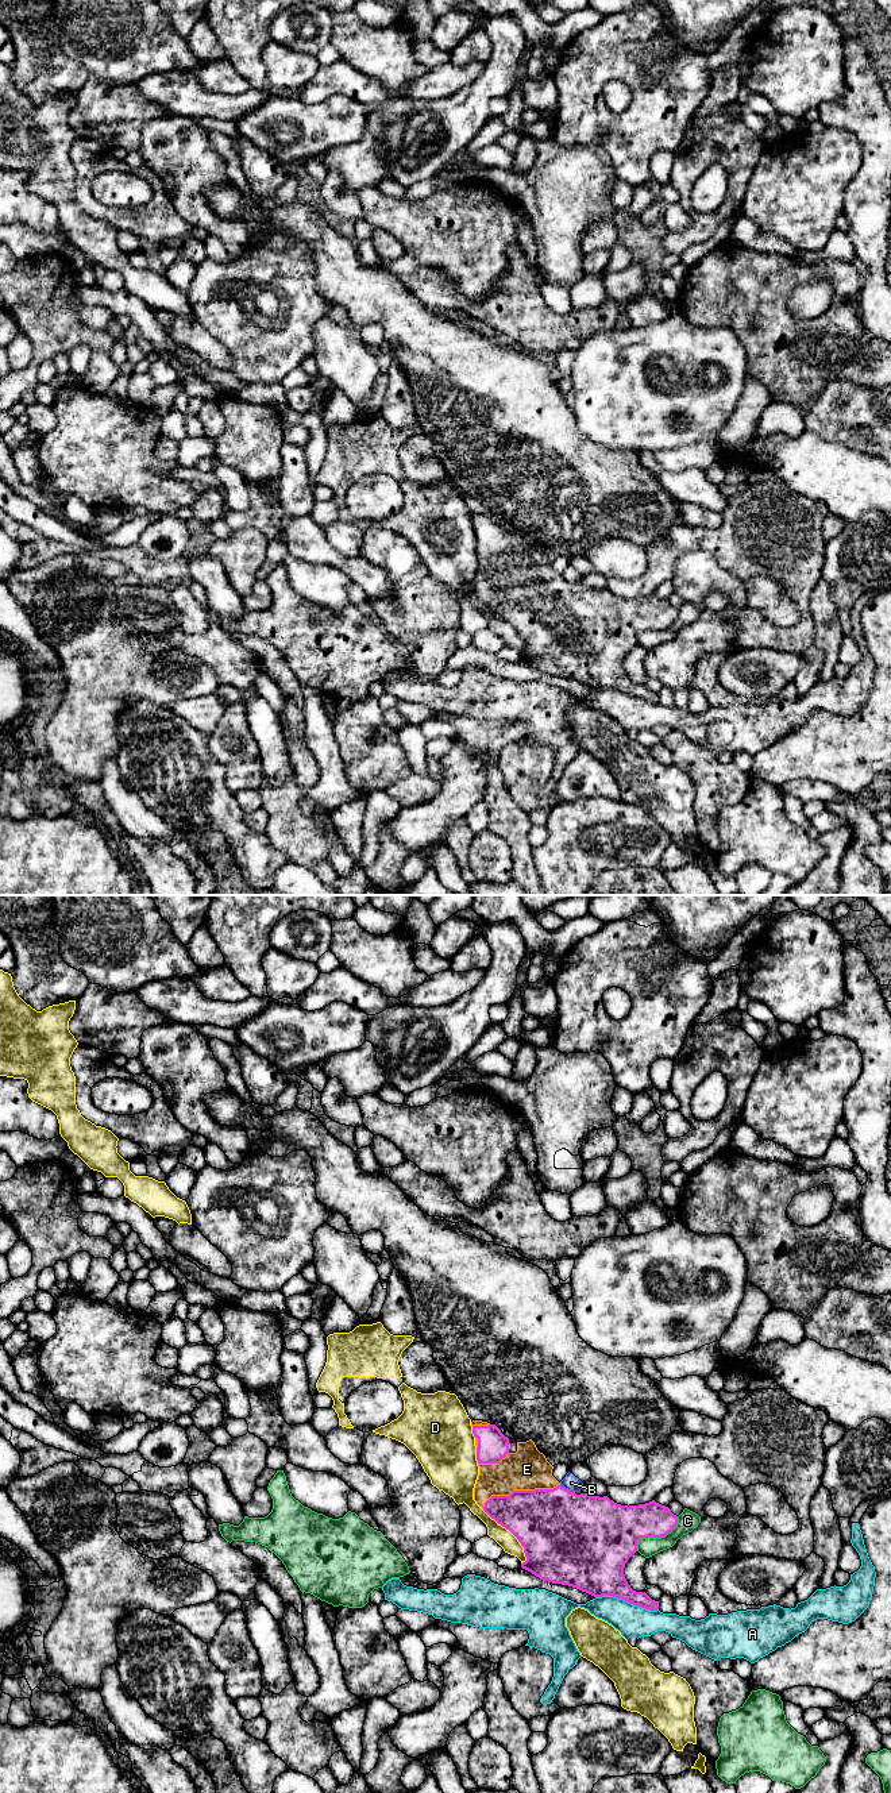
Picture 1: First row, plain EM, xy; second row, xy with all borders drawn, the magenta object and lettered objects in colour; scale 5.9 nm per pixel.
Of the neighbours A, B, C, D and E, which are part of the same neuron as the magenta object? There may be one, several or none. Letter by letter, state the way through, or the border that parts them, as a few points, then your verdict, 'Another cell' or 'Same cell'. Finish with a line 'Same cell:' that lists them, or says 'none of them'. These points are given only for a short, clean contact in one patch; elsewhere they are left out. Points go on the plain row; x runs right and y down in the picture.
A: Another cell
B: Another cell
C: Another cell
D: Another cell
E: Same cell
Same cell: E

